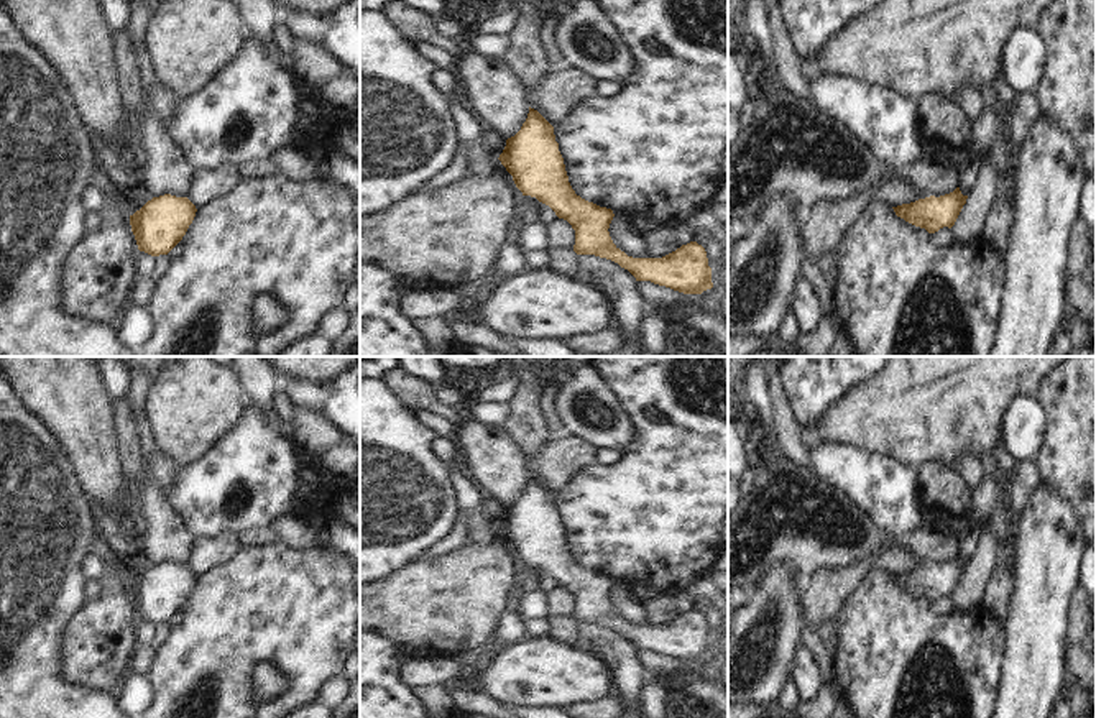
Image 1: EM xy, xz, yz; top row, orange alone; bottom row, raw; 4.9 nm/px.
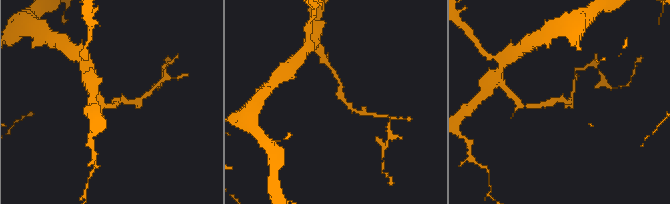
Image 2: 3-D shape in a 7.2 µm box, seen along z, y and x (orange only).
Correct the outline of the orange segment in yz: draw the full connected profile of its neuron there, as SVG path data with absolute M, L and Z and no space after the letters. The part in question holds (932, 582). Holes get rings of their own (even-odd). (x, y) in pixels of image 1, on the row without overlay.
M956 555L950 562L940 565L930 564L892 577L905 590L935 601L943 595L951 596L955 593L966 567L968 564L963 564L960 555Z

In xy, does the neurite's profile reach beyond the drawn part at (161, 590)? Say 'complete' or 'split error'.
complete

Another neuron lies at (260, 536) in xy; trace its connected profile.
M260 526L242 532L237 541L242 547L261 547L278 542L278 536L271 527Z

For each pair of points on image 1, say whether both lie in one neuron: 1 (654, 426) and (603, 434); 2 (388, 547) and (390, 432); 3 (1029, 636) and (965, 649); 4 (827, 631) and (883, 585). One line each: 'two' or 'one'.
1: two
2: one
3: two
4: two

